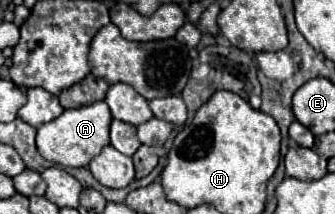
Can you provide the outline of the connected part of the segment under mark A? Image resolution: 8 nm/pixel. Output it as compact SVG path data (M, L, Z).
M97 101L79 109L67 109L63 115L37 129L37 149L47 161L59 163L63 167L87 167L91 159L109 145L111 119L113 117L105 101Z

